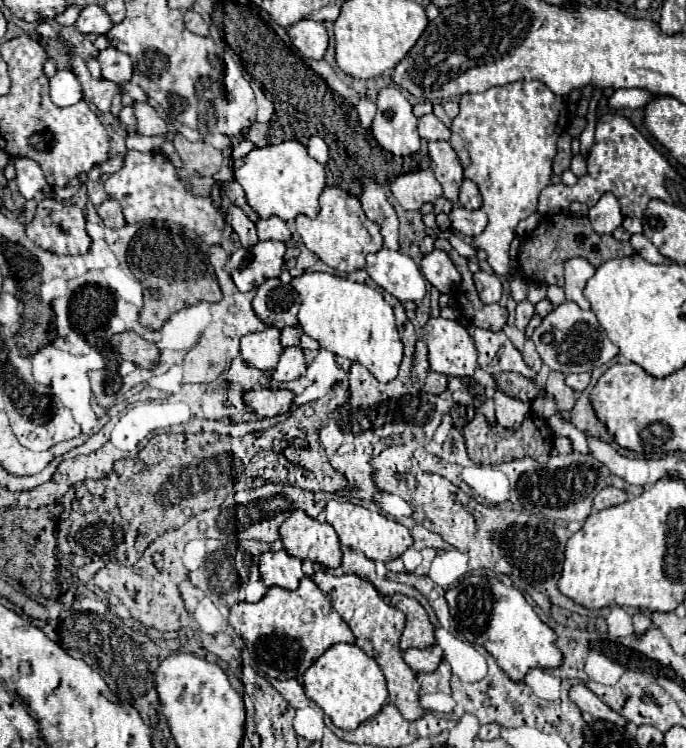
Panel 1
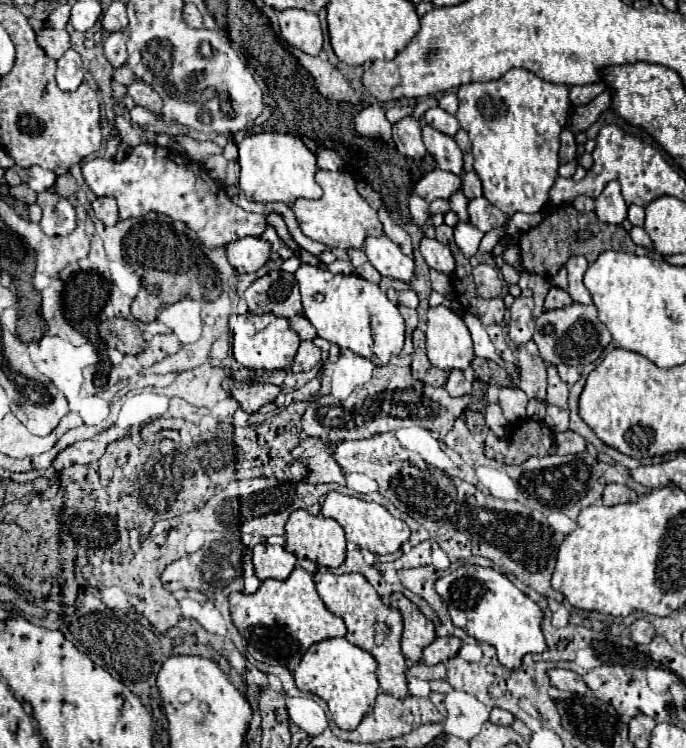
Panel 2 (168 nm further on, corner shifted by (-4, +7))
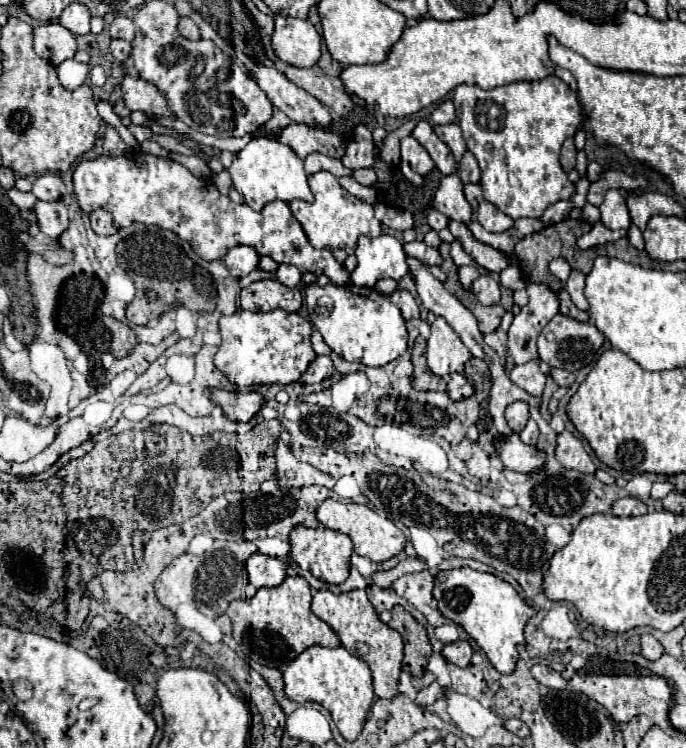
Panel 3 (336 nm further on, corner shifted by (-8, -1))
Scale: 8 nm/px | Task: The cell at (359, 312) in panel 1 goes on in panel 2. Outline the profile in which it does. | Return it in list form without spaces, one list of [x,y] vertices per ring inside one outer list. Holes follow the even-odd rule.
[[[301,263],[295,271],[295,279],[303,297],[303,313],[313,323],[319,337],[351,349],[375,365],[387,365],[389,359],[401,351],[405,323],[395,303],[381,293],[379,285],[359,275],[333,275],[307,263]]]

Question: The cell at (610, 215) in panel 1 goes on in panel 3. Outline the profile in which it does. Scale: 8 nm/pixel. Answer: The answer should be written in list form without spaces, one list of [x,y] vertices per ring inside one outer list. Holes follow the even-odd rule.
[[[609,189],[601,203],[601,223],[607,229],[629,229],[631,217],[627,209],[627,197],[619,189]]]

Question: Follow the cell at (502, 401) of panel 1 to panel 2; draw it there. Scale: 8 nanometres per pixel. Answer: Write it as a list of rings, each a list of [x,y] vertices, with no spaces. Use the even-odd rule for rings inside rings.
[[[503,387],[499,391],[499,405],[503,409],[503,415],[507,421],[511,423],[521,423],[523,419],[527,419],[525,415],[525,407],[527,407],[527,395],[521,389],[515,387]]]

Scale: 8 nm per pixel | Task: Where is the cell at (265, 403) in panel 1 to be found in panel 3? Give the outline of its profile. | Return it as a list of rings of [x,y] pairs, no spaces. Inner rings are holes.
[[[213,389],[213,391],[209,391],[209,397],[215,399],[215,403],[219,407],[223,407],[223,411],[233,421],[241,421],[241,423],[247,423],[251,417],[255,417],[259,413],[259,409],[263,407],[263,403],[265,403],[263,395],[257,393],[257,391],[225,393],[221,389]]]

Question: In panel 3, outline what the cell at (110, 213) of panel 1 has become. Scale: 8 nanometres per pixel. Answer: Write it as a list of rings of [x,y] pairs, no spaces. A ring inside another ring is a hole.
[[[97,209],[91,213],[91,227],[97,235],[113,235],[117,231],[113,225],[113,215],[107,209]]]

